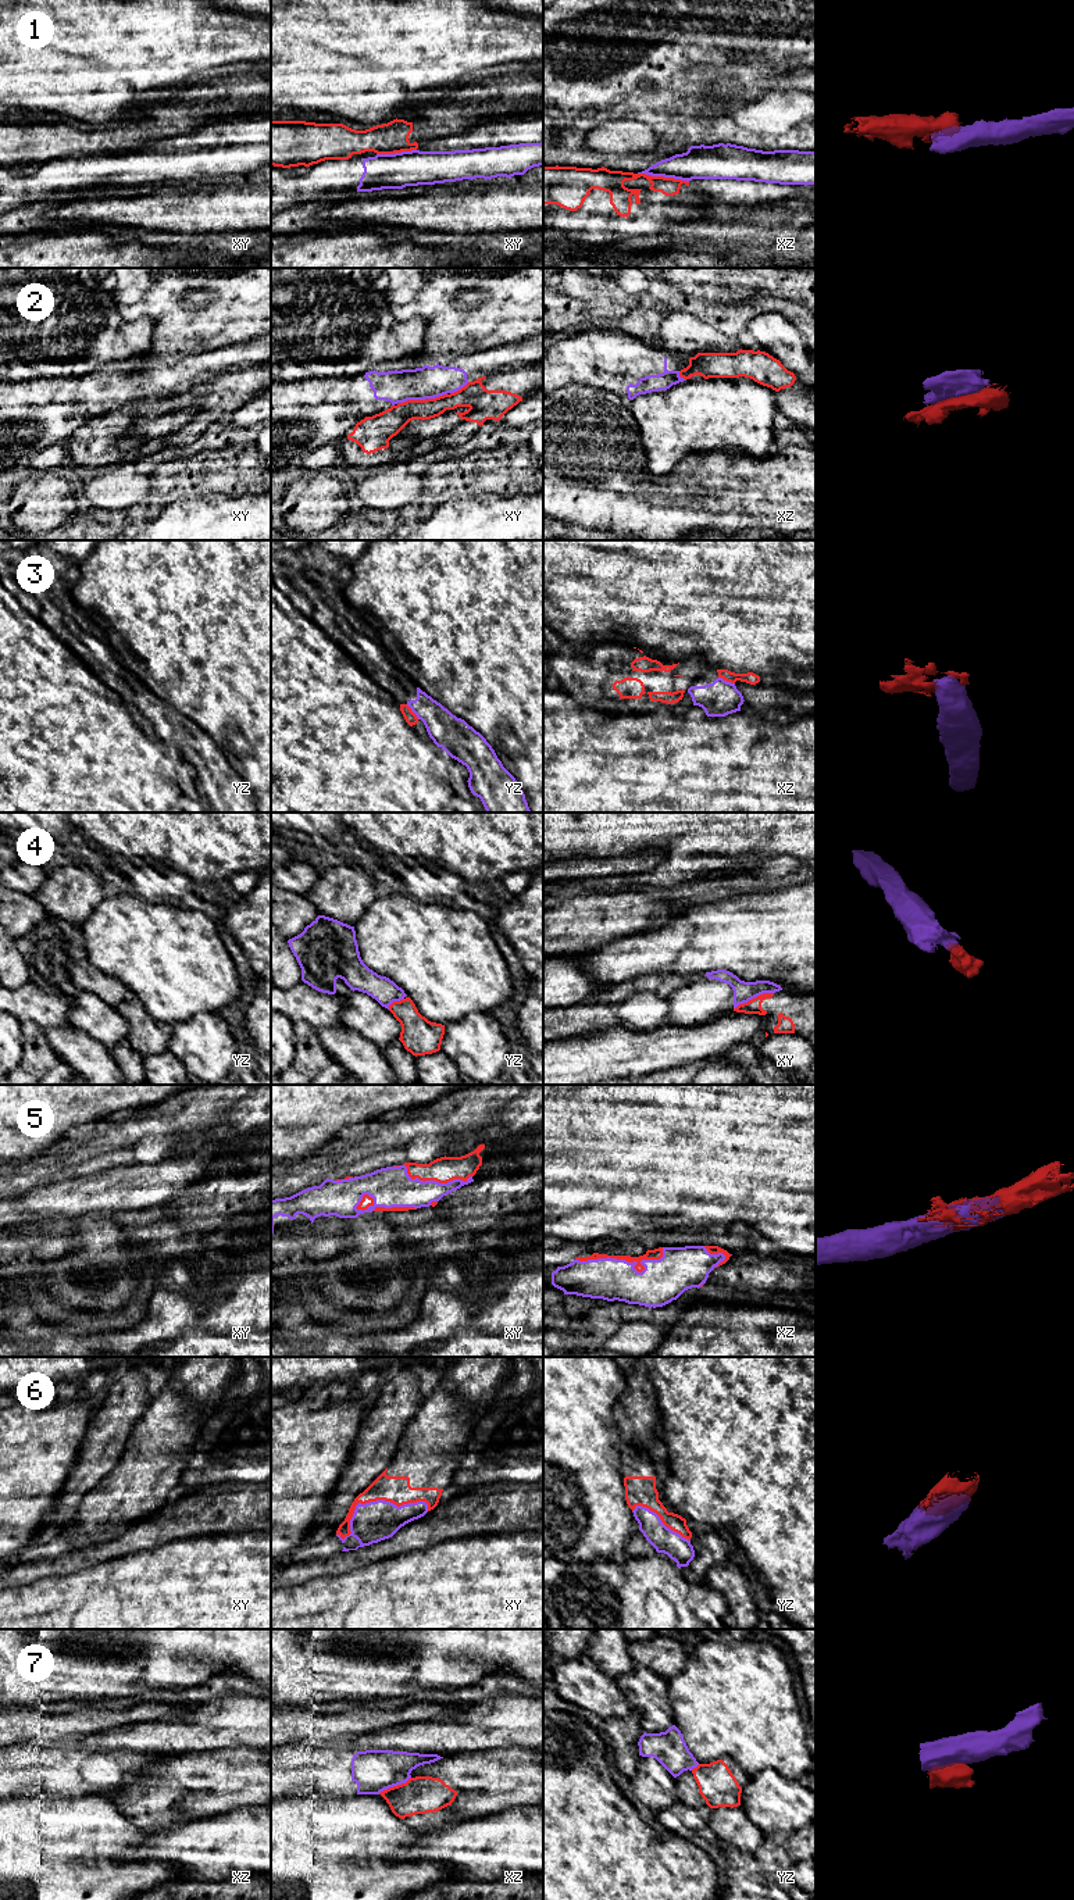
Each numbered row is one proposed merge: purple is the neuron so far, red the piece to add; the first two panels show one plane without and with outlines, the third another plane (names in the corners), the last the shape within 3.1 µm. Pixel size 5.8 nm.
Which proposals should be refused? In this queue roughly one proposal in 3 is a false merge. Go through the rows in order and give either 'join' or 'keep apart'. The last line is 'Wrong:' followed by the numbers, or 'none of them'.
1: keep apart
2: keep apart
3: keep apart
4: keep apart
5: join
6: join
7: keep apart
Wrong: 1, 2, 3, 4, 7

